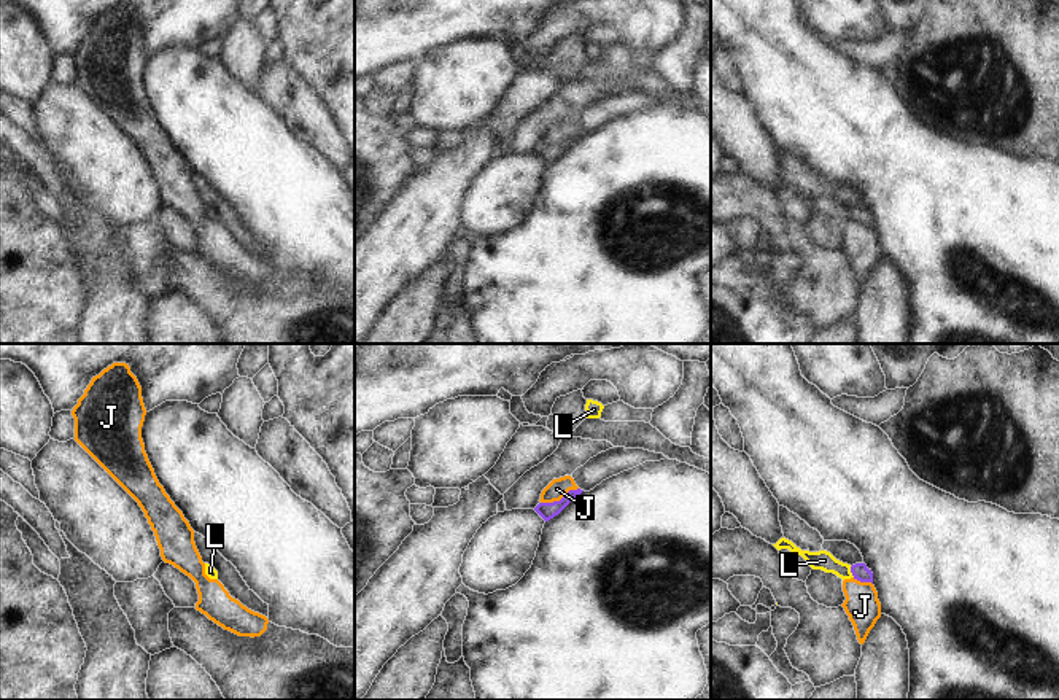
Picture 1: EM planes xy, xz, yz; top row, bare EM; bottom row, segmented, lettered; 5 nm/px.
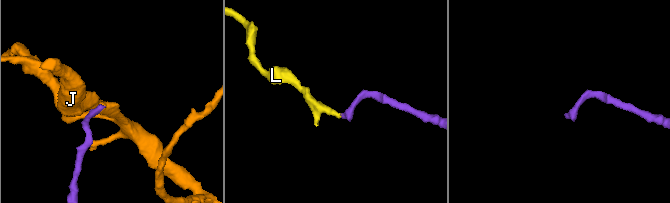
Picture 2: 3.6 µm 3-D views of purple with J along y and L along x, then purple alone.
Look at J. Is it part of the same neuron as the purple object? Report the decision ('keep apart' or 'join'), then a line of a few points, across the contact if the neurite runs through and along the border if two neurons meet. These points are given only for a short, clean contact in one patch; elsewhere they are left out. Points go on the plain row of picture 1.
keep apart; line xz (577, 131), (558, 143), (541, 147)

